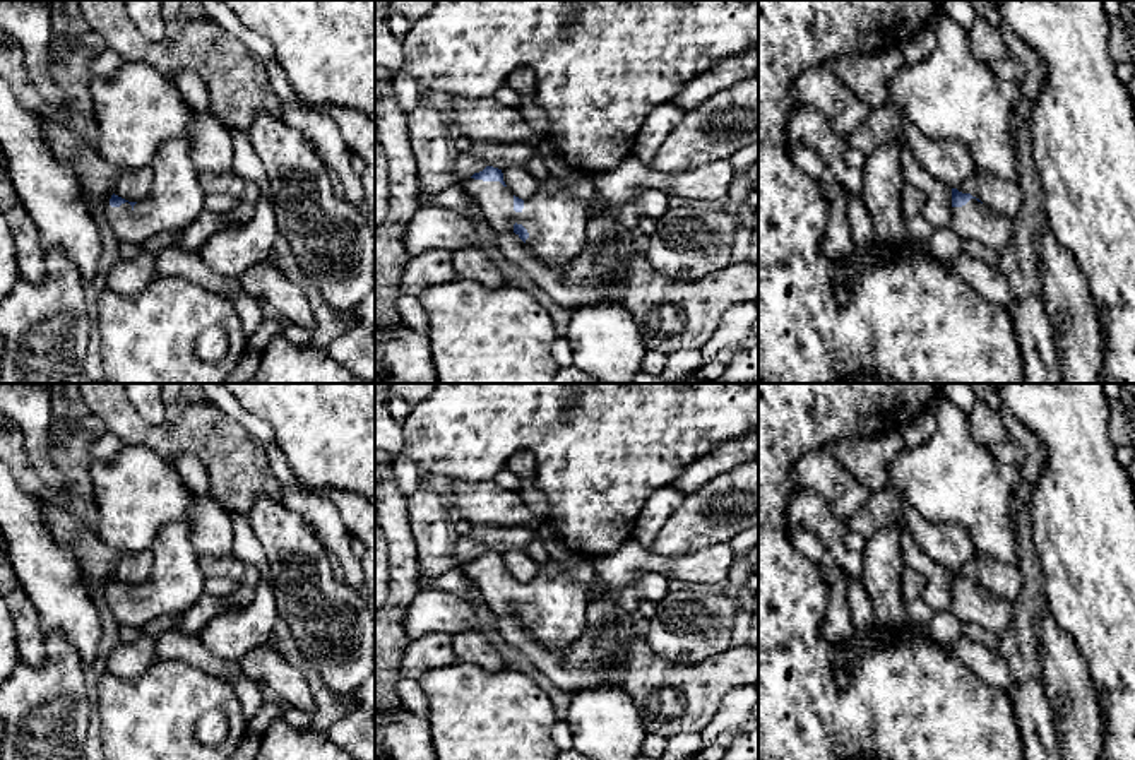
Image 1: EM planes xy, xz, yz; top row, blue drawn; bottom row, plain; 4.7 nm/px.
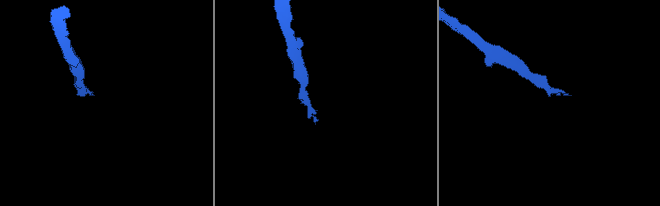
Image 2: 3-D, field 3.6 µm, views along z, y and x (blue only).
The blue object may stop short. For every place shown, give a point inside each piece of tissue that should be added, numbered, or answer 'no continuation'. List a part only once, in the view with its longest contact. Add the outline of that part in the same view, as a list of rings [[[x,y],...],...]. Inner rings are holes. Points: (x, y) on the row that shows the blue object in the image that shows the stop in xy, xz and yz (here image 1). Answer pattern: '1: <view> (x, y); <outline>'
1: xy (175, 199); [[[183,134],[161,144],[151,164],[152,185],[134,207],[104,205],[104,219],[118,241],[144,245],[164,231],[183,231],[204,211],[195,137]]]

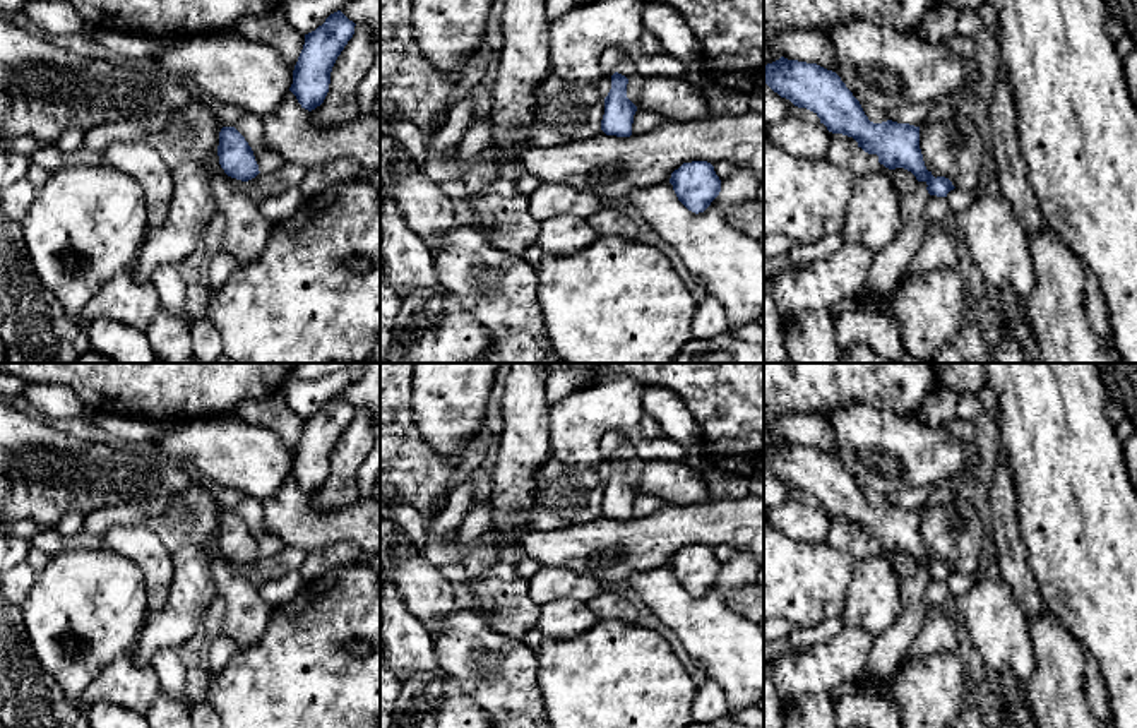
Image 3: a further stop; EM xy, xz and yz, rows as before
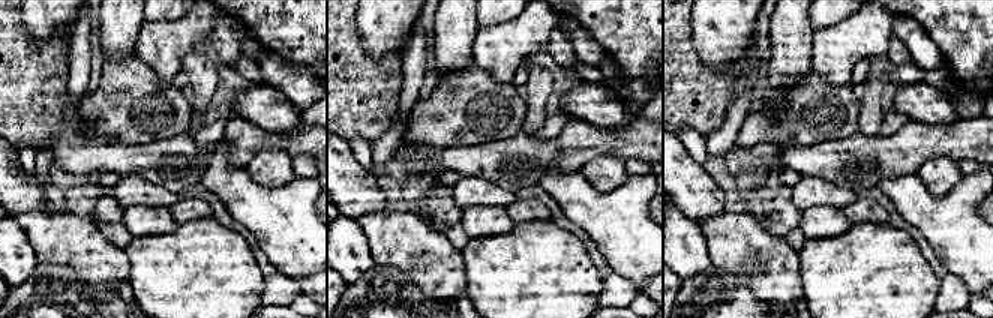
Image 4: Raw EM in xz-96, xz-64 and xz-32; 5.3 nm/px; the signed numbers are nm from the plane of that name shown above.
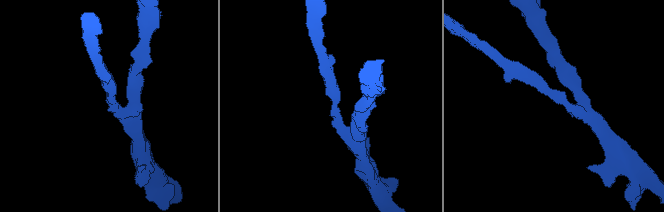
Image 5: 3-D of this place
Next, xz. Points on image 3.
no continuation

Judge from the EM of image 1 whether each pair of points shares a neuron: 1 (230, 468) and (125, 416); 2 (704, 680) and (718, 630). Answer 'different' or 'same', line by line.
1: same
2: different

